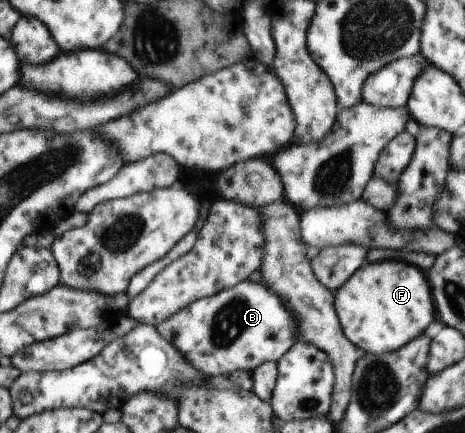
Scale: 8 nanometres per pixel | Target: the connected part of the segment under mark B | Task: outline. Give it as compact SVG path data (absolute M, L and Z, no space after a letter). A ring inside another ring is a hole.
M248 279L218 294L197 300L155 325L162 338L173 344L174 348L185 357L186 362L206 377L217 377L236 371L252 372L265 362L278 362L280 357L298 342L297 326L297 319L278 295L268 290L262 282L254 283Z

